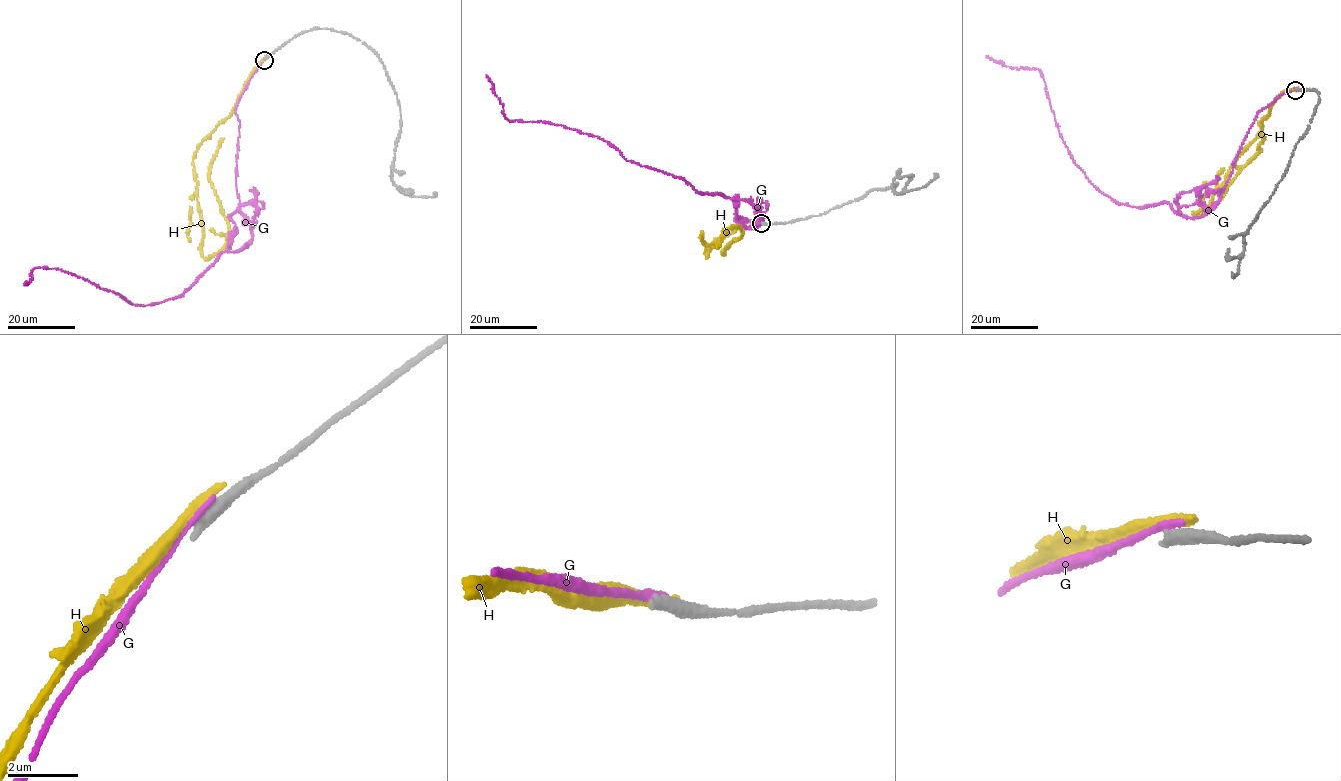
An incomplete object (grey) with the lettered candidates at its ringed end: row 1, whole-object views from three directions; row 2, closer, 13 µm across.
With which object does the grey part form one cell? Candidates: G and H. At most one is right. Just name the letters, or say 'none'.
none

